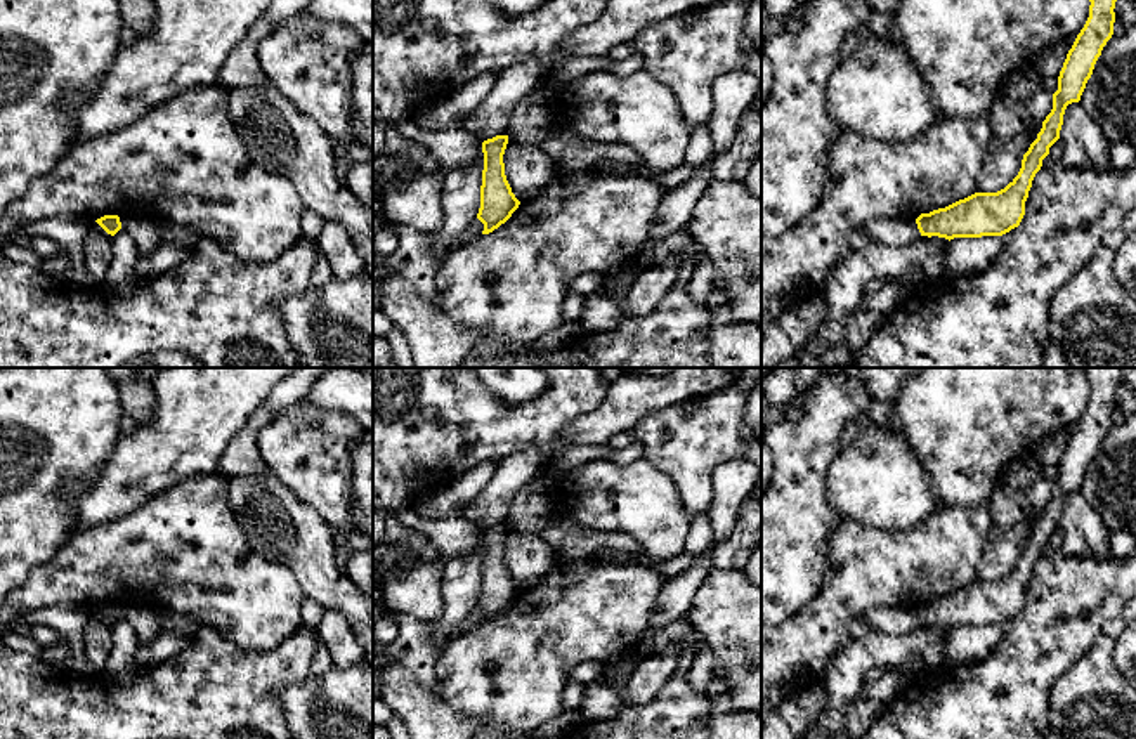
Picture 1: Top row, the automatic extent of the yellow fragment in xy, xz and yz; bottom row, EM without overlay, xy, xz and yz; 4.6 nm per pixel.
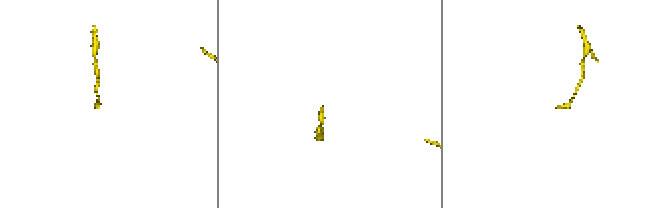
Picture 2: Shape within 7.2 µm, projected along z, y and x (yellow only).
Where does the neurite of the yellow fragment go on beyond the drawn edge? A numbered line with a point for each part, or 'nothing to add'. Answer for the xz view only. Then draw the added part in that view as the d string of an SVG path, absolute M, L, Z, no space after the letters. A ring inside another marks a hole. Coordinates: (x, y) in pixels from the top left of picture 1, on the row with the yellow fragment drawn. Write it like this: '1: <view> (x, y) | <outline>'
nothing to add

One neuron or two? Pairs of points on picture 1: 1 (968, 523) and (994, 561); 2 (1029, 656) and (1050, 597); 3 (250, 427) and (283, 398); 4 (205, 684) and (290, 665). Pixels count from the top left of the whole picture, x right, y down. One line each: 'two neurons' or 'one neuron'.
1: two neurons
2: one neuron
3: one neuron
4: one neuron

